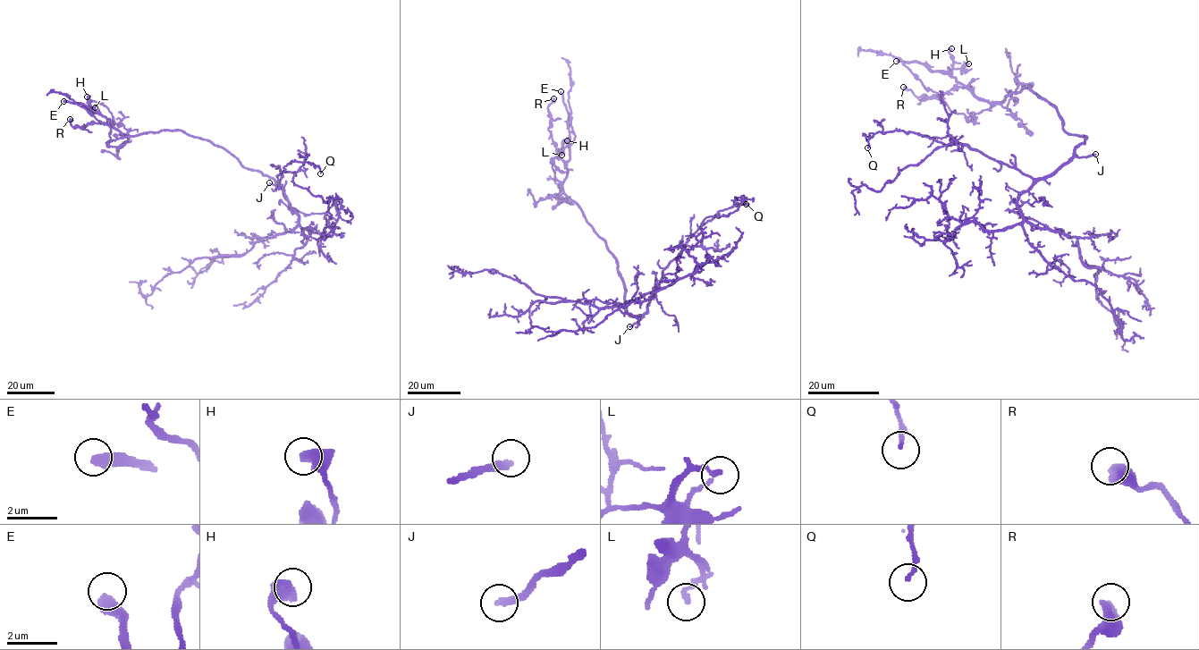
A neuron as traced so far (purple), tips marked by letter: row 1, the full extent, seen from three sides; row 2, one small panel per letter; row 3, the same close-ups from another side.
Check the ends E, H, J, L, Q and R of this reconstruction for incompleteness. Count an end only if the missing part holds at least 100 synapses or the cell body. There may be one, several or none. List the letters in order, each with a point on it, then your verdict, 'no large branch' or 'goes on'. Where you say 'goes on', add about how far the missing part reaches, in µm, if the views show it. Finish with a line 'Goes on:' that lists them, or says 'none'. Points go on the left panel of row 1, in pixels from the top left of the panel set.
E: (63, 101) | goes on | 100 µm
H: (87, 97) | no large branch
J: (269, 182) | goes on | 60 µm
L: (95, 107) | no large branch
Q: (320, 173) | no large branch
R: (70, 119) | no large branch
Goes on: E, J

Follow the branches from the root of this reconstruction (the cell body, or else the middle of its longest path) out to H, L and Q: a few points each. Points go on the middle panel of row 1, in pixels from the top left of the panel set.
H: (632, 316), (617, 261), (582, 209), (564, 192), (569, 153), (568, 142), (561, 142), (567, 140)
L: (632, 316), (617, 261), (582, 209), (564, 192), (567, 141), (561, 144), (561, 155)
Q: (632, 316), (644, 316), (663, 268), (681, 253), (685, 243), (697, 228), (718, 211), (746, 204)

